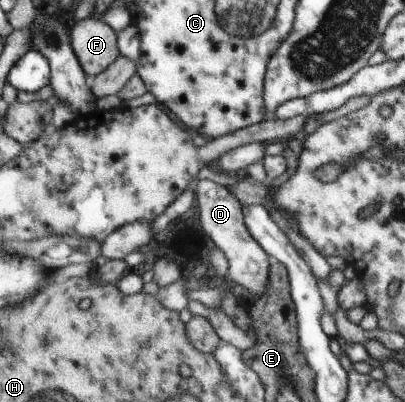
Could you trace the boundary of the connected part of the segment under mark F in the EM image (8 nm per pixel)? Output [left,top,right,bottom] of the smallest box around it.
[71,17,118,78]

